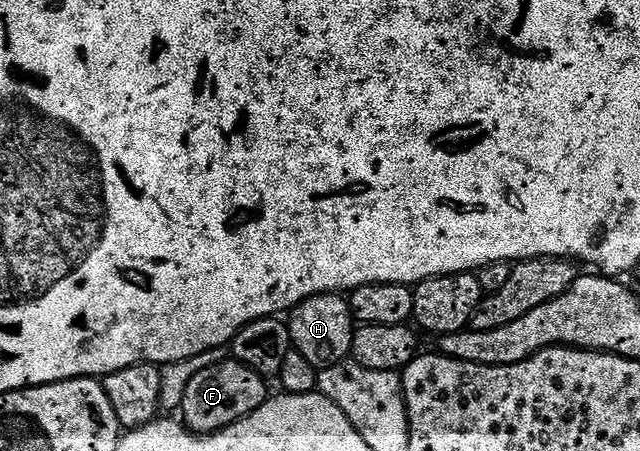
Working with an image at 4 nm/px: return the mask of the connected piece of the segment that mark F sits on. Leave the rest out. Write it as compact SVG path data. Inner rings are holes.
M227 359L218 368L200 371L188 383L180 400L182 413L186 416L185 424L198 435L209 435L217 430L227 429L258 408L258 384L260 381L254 371L233 359Z

